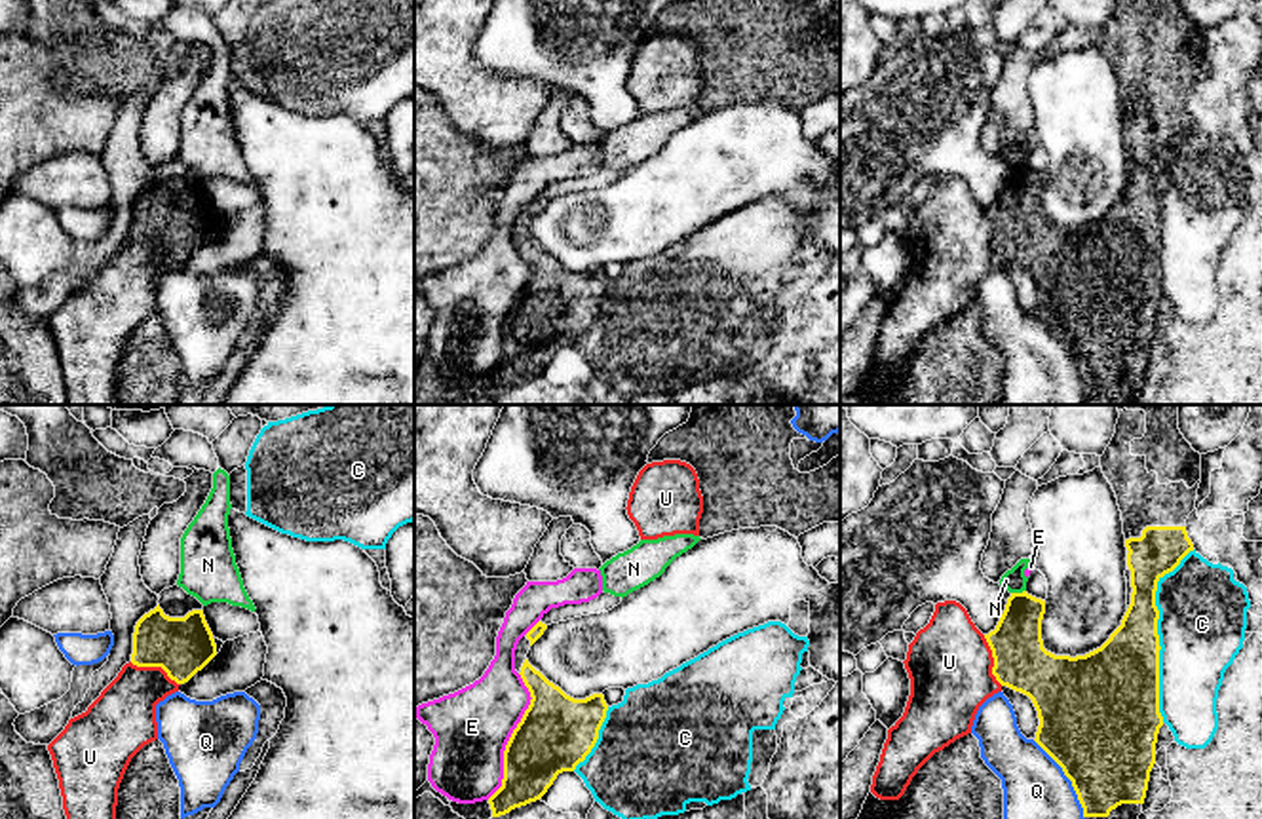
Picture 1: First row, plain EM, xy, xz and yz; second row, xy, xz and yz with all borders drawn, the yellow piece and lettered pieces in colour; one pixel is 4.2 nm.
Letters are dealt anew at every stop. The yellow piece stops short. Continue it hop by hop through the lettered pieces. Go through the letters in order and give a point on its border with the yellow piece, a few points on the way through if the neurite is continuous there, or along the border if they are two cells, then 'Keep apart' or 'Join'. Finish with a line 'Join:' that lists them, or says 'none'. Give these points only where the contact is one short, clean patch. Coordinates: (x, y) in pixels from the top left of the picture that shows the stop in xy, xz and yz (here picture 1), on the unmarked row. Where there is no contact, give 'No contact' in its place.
C: Touches yellow at yz (1156, 208). Keep apart
E: Touches yellow at xz (512, 310). Keep apart
N: Touches yellow at yz (1017, 168). Boundary: yz (1025, 164), (1012, 168). Keep apart
Q: Touches yellow at yz (1069, 352). Keep apart
U: Touches yellow at xy (154, 240). Boundary: xy (130, 236), (158, 240), (179, 259). Keep apart
Join: none

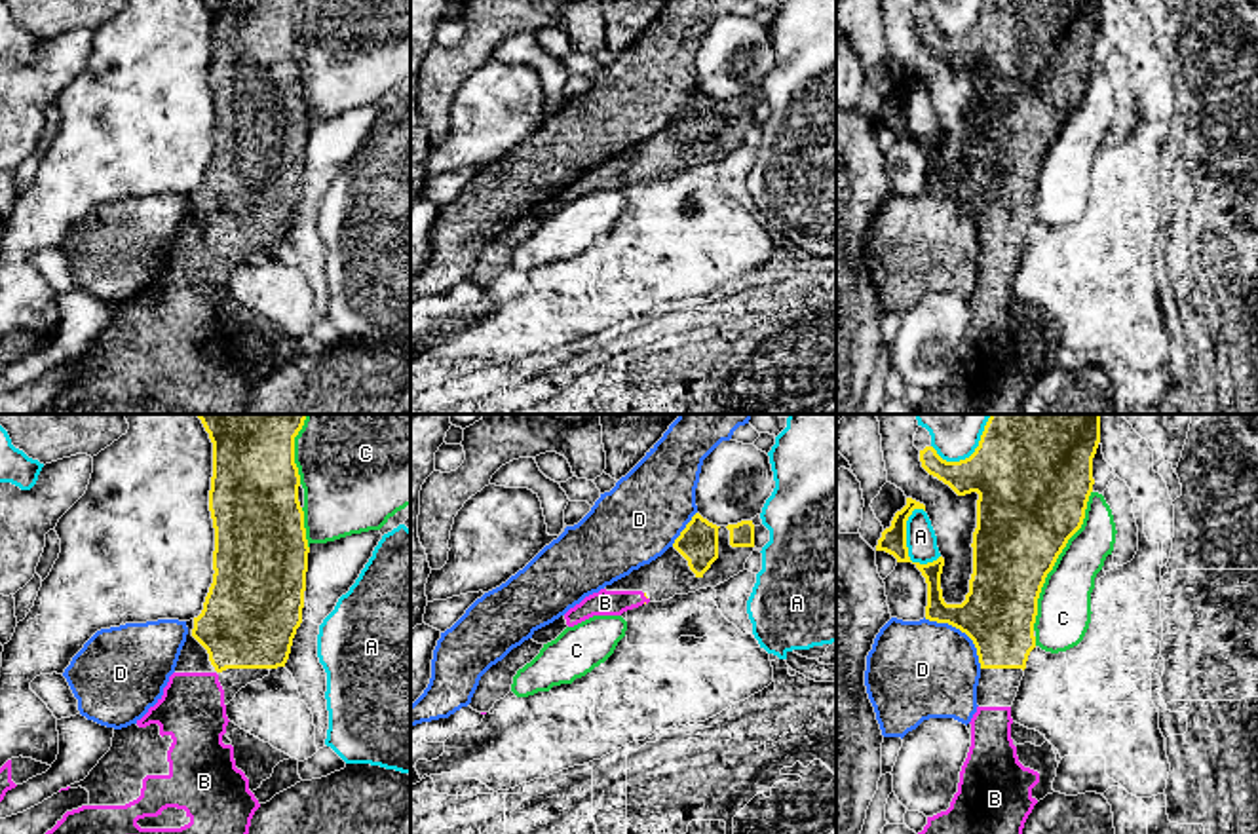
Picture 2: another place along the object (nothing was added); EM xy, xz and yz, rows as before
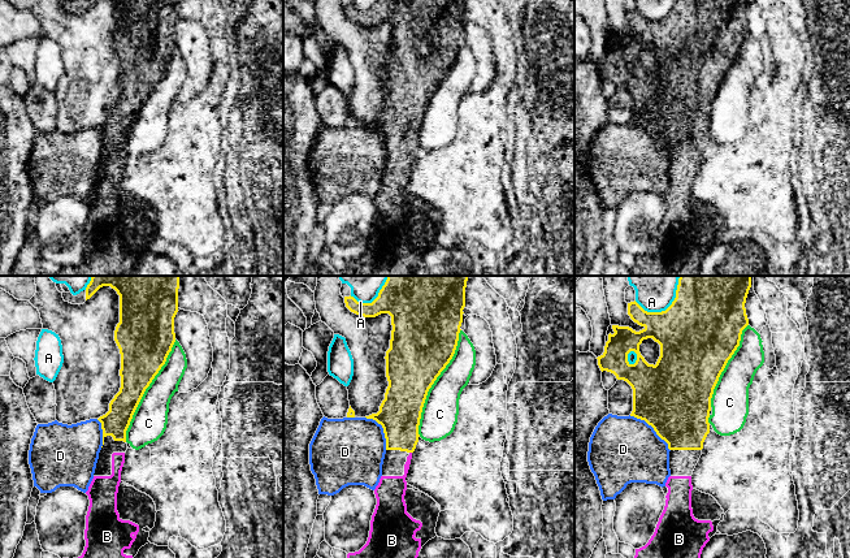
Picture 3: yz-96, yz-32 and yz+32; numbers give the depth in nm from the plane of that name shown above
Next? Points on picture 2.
A: Touches yellow at yz (905, 113). Keep apart
B: Touches yellow at xz (647, 171). Path across: xz (645, 168), (647, 171), (605, 177). Join
C: Touches yellow at yz (1055, 135). Keep apart
D: Touches yellow at yz (962, 206). Keep apart
Join: B

